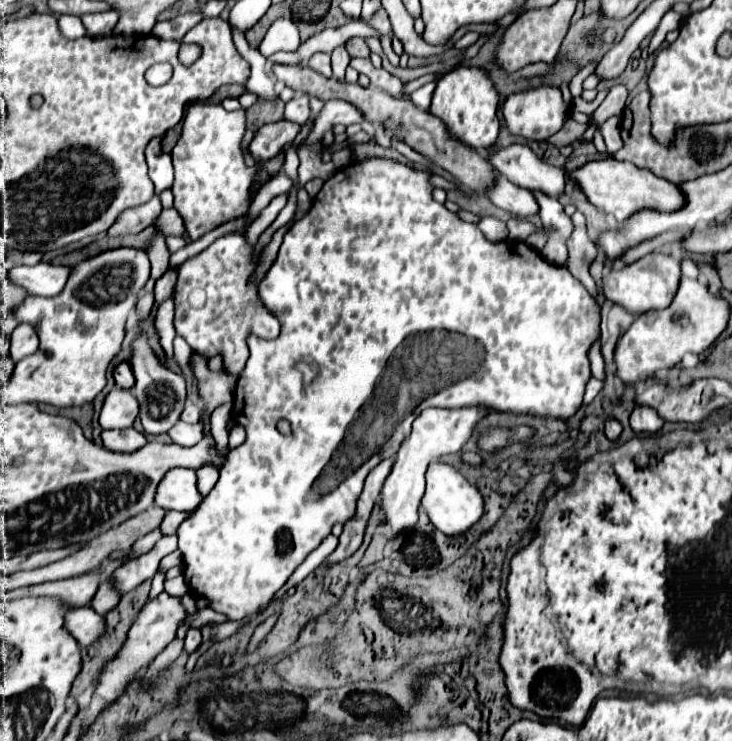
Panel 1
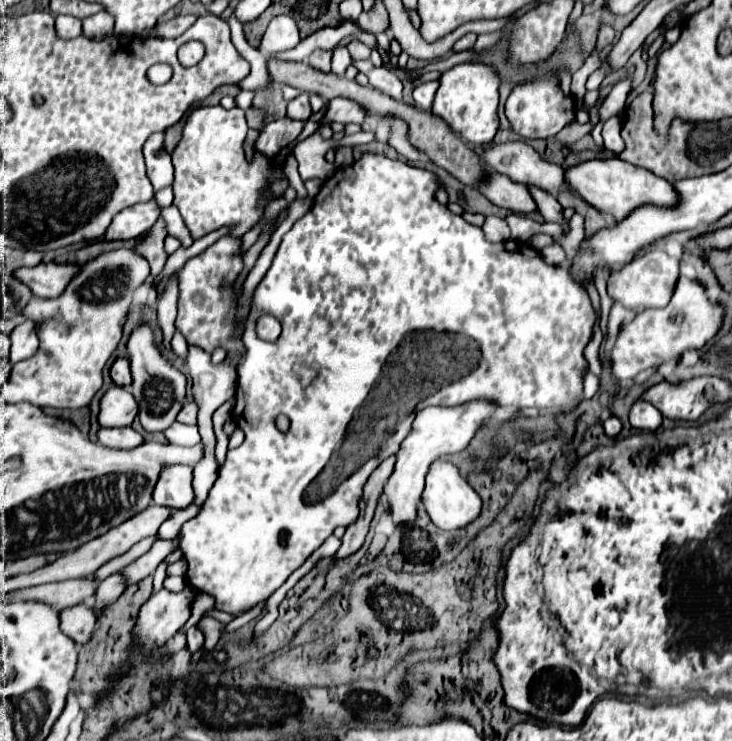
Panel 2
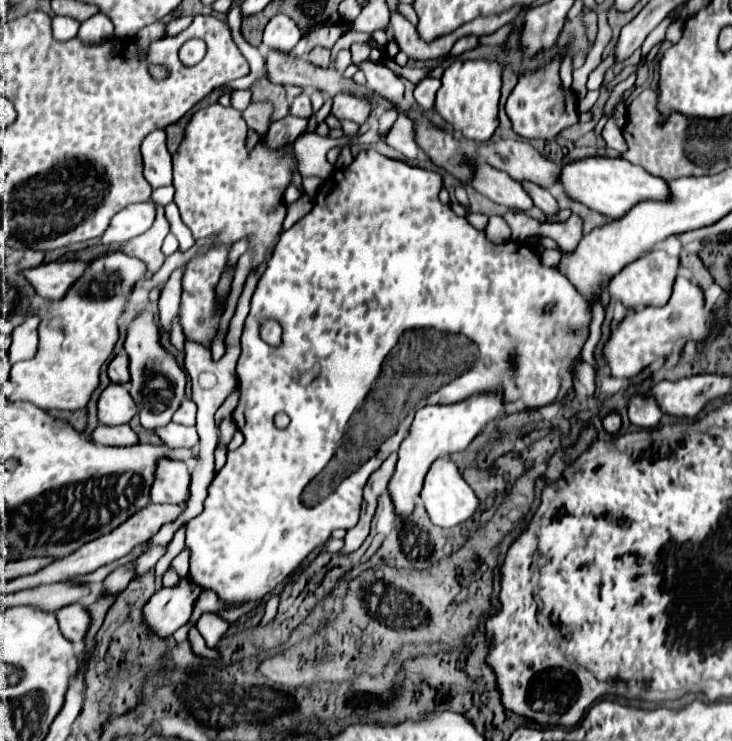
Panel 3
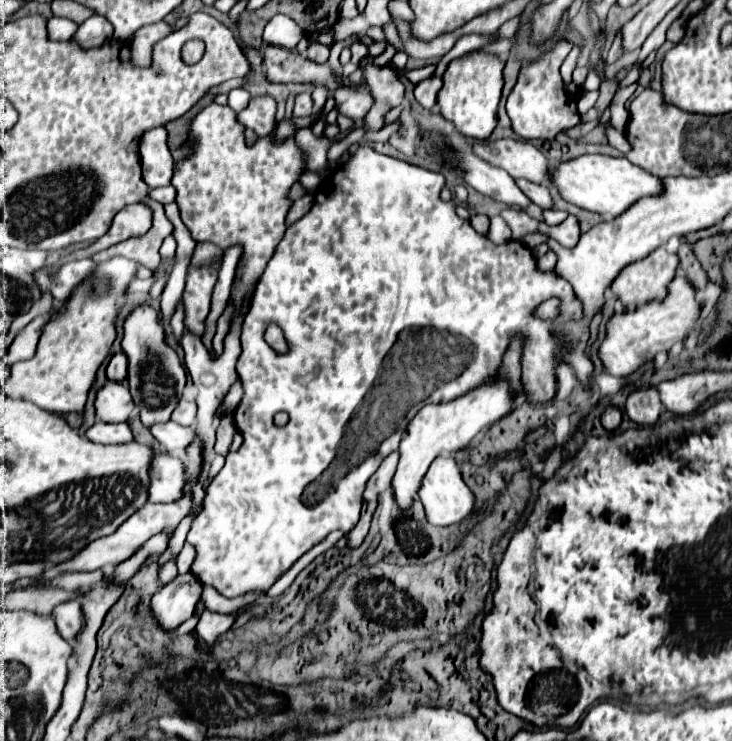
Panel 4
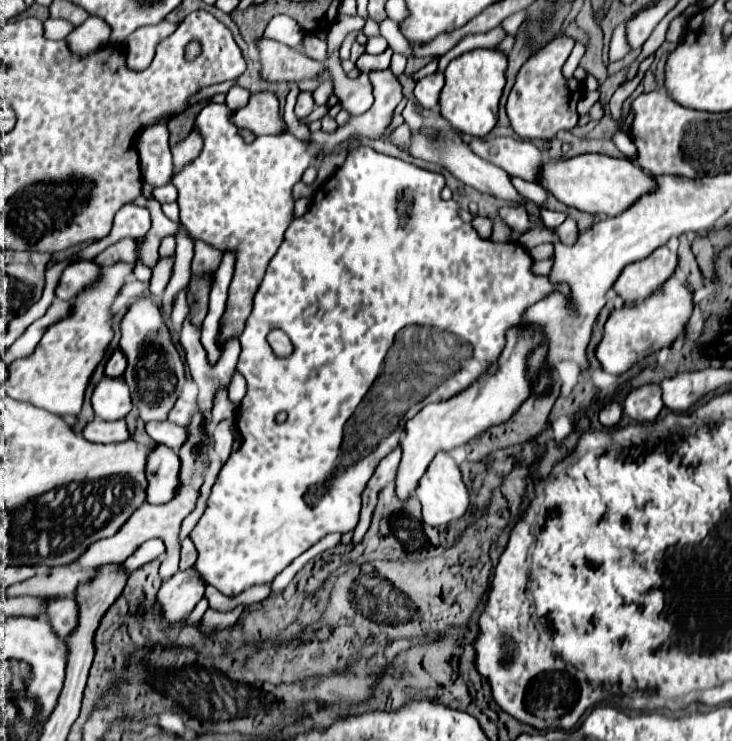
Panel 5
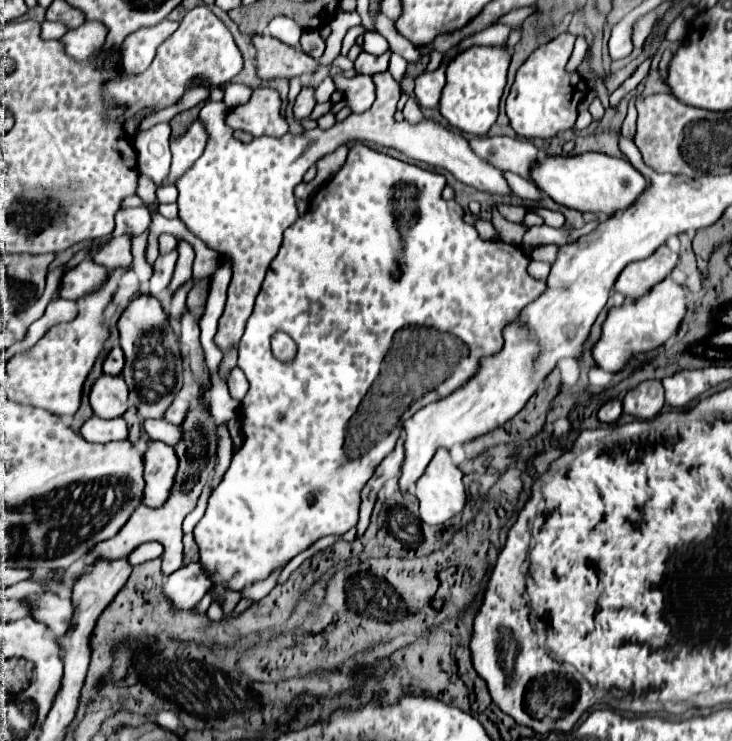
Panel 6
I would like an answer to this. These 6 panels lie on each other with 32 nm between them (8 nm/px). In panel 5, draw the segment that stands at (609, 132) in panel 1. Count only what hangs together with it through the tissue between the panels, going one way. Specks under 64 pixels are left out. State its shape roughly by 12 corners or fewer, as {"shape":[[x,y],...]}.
{"shape":[[622,130],[614,134],[614,144],[626,158],[636,160],[636,146]]}

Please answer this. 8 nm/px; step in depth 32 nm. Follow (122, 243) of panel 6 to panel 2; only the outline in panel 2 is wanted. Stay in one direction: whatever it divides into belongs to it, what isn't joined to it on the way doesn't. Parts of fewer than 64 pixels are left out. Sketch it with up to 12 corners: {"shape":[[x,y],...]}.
{"shape":[[160,215],[156,224],[130,250],[150,262],[156,276],[164,262],[166,226]]}

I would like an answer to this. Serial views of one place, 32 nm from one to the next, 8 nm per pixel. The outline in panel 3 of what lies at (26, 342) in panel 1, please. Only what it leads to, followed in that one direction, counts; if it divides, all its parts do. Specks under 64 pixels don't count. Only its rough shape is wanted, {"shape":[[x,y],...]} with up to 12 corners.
{"shape":[[32,316],[12,334],[8,362],[36,354],[40,318]]}

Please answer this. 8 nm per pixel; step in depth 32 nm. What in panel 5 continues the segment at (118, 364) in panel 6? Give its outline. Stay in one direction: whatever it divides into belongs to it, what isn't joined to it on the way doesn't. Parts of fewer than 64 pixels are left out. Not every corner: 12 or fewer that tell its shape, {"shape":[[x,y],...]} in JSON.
{"shape":[[114,350],[104,366],[106,376],[120,378],[126,368],[122,350]]}

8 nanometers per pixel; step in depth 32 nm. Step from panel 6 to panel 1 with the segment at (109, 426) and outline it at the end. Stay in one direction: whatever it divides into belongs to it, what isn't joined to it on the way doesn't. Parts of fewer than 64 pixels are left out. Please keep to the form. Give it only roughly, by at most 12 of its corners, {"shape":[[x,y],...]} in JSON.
{"shape":[[134,428],[102,430],[102,444],[132,452],[146,444]]}

